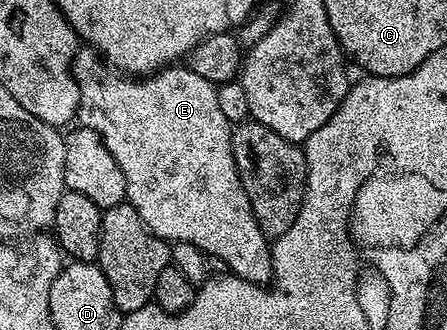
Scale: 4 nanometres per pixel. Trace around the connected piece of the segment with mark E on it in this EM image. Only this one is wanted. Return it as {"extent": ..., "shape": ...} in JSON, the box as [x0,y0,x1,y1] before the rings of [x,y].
{"extent":[72,46,274,285],"shape":[[[89,46],[79,47],[78,51],[74,53],[72,71],[76,78],[76,86],[80,90],[77,123],[83,128],[91,128],[98,134],[104,142],[104,146],[108,146],[112,158],[116,158],[116,166],[120,166],[120,170],[124,170],[126,200],[136,210],[136,214],[140,214],[146,227],[164,241],[188,242],[195,244],[201,252],[217,256],[221,261],[227,263],[229,271],[233,275],[244,278],[249,284],[269,285],[274,274],[270,261],[270,244],[267,236],[258,229],[258,223],[252,214],[252,206],[248,202],[248,194],[240,182],[240,174],[236,170],[236,162],[232,154],[232,142],[230,141],[232,125],[228,122],[228,118],[224,118],[224,113],[220,111],[216,85],[208,82],[208,78],[200,78],[200,74],[192,74],[192,70],[185,66],[167,66],[161,72],[155,72],[145,78],[131,78],[129,75],[119,72],[117,68],[111,68]]]}

